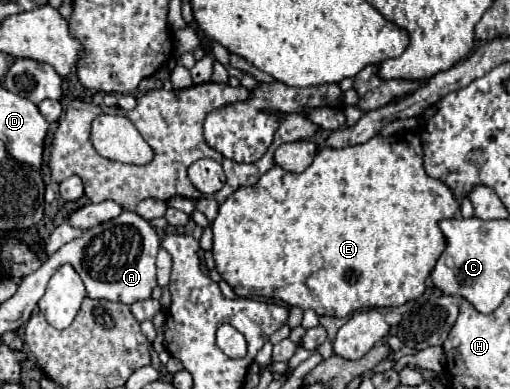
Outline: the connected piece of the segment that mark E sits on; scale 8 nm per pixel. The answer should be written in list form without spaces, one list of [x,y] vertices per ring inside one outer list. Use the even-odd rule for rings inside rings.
[[[405,131],[397,133],[391,137],[375,135],[371,141],[355,147],[345,147],[345,149],[329,149],[323,147],[313,163],[299,175],[287,173],[281,167],[273,167],[267,171],[257,185],[253,187],[239,187],[221,207],[219,215],[213,221],[213,257],[217,263],[217,271],[221,277],[231,285],[231,289],[239,297],[267,297],[275,301],[283,301],[287,305],[295,305],[299,309],[313,309],[319,317],[321,315],[331,315],[331,317],[347,317],[359,309],[369,309],[369,307],[401,307],[407,301],[419,299],[425,293],[425,279],[433,271],[437,259],[441,257],[441,251],[445,249],[445,241],[439,229],[441,219],[451,219],[461,211],[461,205],[453,191],[439,179],[431,179],[423,167],[423,147],[421,139],[415,131]]]

